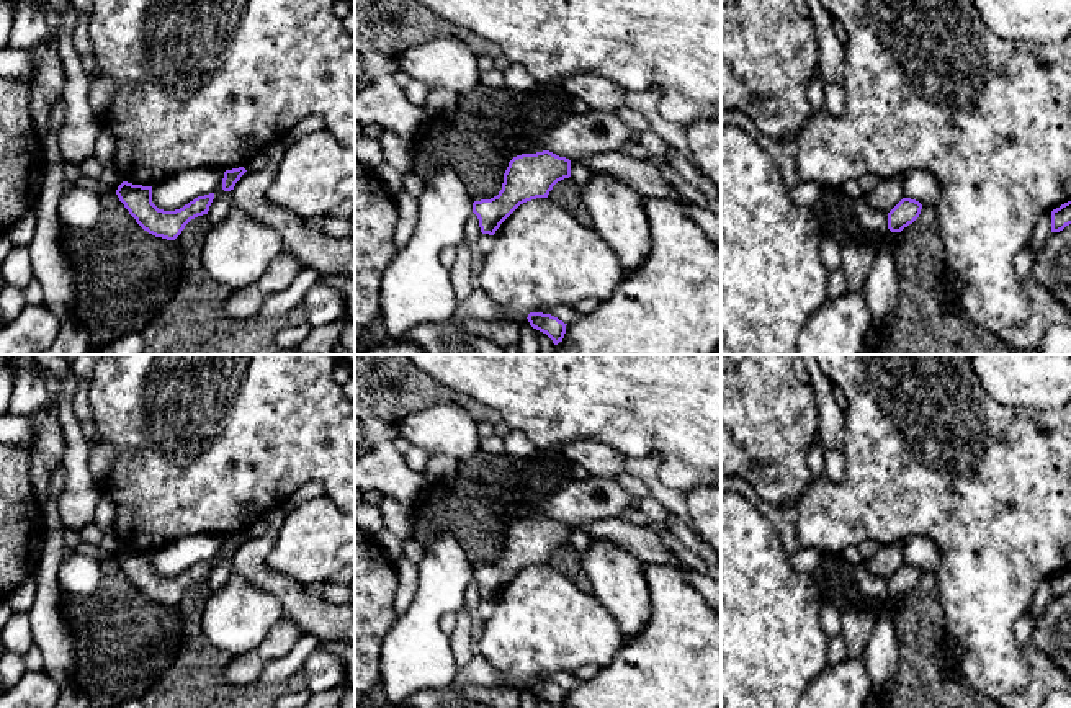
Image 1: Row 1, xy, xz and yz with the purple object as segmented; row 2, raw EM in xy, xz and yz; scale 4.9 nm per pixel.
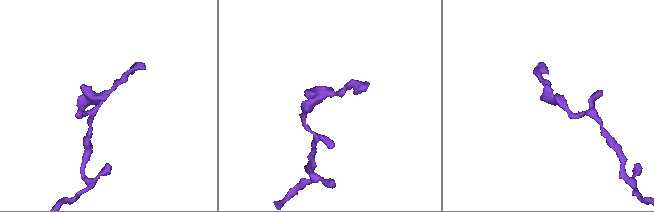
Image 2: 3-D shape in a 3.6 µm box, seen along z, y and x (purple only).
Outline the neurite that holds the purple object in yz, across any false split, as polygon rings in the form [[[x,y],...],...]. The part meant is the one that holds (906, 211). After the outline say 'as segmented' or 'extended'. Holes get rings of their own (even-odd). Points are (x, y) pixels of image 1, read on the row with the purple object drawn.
[[[903,198],[890,213],[888,213],[888,229],[891,232],[901,232],[904,227],[912,224],[921,214],[922,204],[911,198]]]; as segmented

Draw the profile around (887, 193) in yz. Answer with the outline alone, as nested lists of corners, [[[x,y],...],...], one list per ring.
[[[898,177],[881,178],[867,195],[867,203],[888,214],[904,198],[904,188]]]

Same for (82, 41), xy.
[[[70,0],[70,7],[75,10],[78,20],[74,31],[74,46],[80,59],[93,56],[90,38],[90,15],[93,11],[95,0]]]

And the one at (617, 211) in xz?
[[[592,173],[590,181],[580,186],[580,196],[592,227],[615,252],[625,276],[633,273],[651,249],[646,196],[603,173]]]

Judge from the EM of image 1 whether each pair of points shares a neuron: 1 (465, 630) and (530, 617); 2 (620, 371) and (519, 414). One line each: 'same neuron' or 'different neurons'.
1: different neurons
2: same neuron

